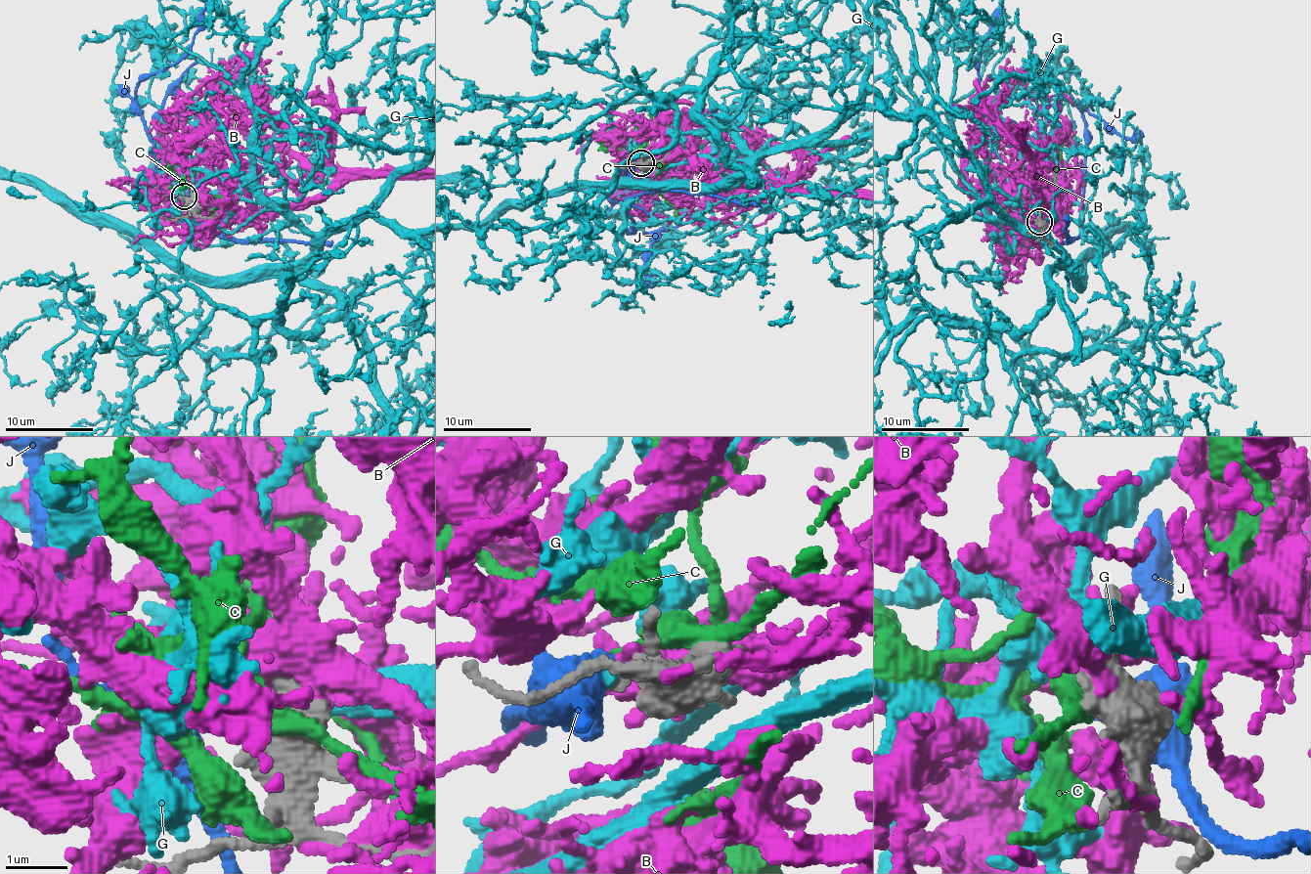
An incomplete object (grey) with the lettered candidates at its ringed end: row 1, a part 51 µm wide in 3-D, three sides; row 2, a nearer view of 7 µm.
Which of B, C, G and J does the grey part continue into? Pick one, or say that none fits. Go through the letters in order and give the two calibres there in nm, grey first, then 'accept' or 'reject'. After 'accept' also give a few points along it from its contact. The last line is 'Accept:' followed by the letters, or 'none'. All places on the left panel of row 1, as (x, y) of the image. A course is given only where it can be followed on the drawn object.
B: 480/280 nm | reject
C: 550/320 nm | reject
G: 340/160 nm | reject
J: 240/550 nm | reject
Accept: none

